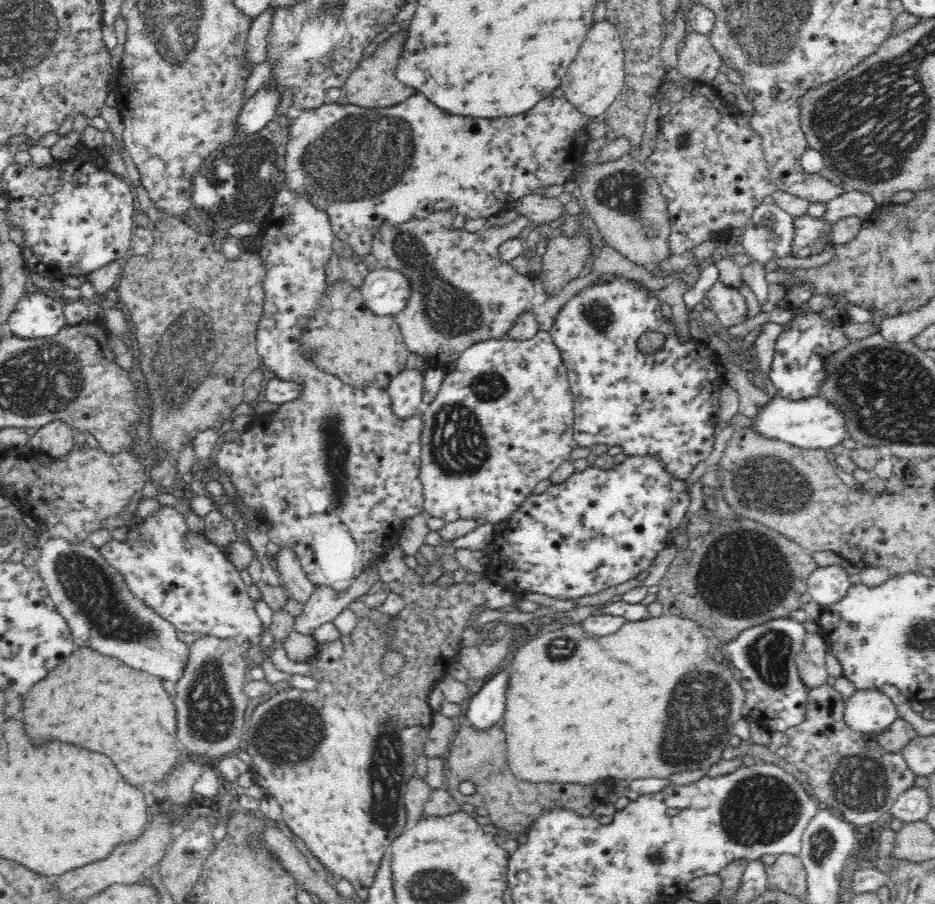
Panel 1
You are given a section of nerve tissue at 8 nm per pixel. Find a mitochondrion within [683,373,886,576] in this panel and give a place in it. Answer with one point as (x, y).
(773, 488)

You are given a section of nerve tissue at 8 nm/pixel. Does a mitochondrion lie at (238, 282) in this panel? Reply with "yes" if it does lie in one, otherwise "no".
no

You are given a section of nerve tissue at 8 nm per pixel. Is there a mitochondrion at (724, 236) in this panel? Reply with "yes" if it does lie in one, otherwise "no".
no

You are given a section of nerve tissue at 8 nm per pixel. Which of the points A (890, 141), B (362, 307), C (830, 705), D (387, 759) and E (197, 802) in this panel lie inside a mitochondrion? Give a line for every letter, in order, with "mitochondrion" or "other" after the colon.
A: mitochondrion
B: other
C: other
D: mitochondrion
E: other

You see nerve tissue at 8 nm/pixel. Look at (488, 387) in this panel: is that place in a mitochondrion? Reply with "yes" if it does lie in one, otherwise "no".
yes

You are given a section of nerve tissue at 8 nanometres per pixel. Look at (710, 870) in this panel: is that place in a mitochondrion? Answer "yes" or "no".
no

